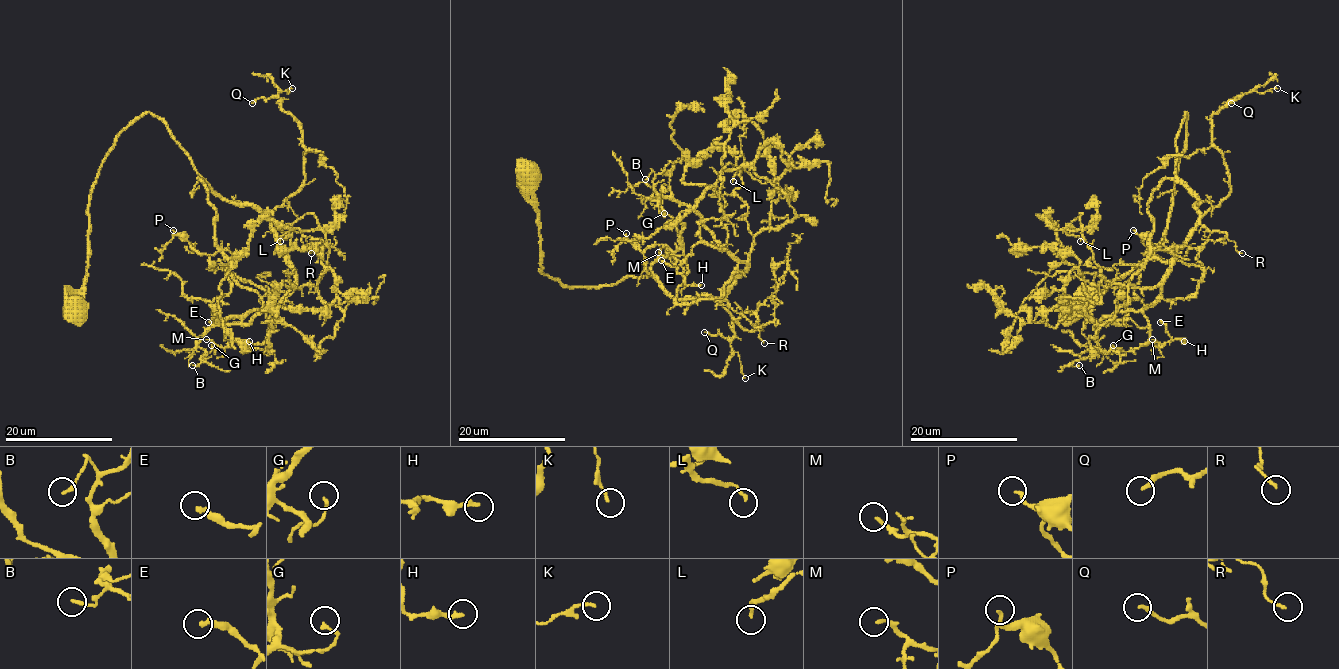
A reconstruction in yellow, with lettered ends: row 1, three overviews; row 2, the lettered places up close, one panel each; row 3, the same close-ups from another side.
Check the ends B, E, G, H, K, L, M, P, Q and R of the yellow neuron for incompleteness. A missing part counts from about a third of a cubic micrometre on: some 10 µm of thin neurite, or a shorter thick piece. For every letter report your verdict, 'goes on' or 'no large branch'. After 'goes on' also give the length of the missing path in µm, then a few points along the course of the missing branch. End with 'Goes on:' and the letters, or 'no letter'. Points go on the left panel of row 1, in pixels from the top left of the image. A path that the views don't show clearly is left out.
B: no large branch
E: no large branch
G: no large branch
H: no large branch
K: no large branch
L: no large branch
M: no large branch
P: no large branch
Q: goes on; about 25 µm are missing
R: no large branch
Goes on: Q

